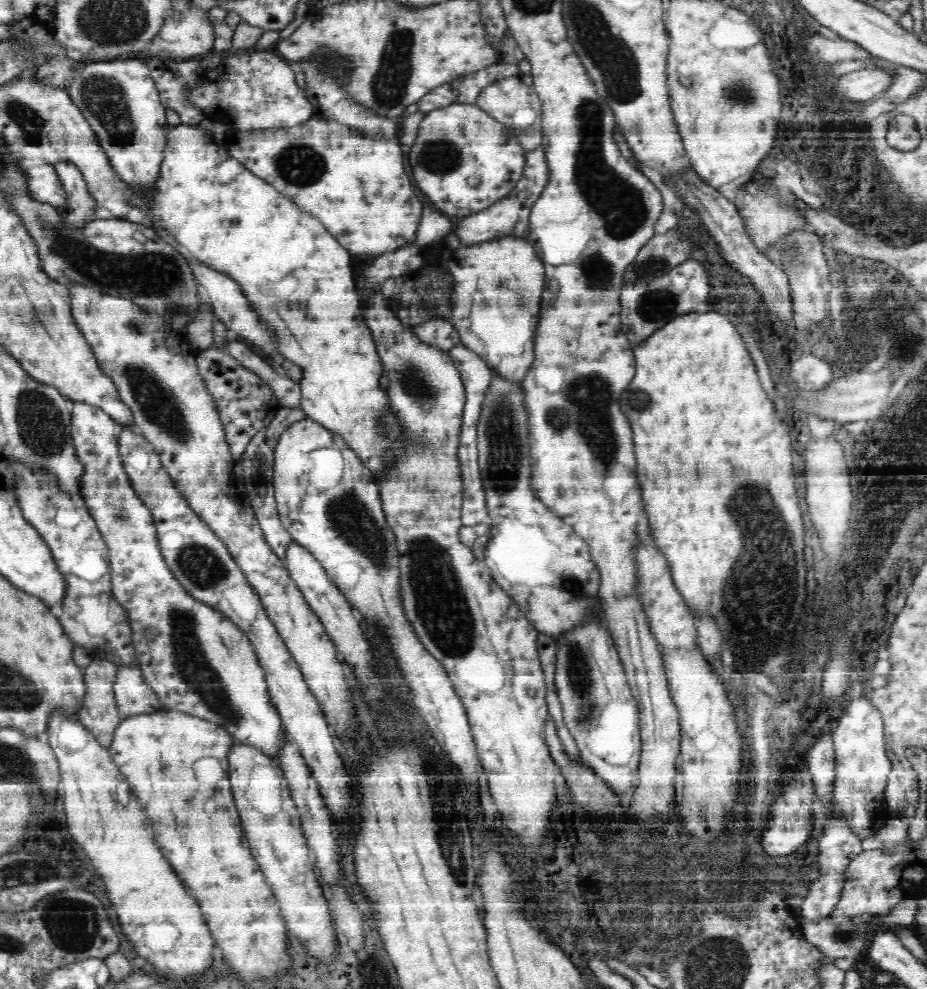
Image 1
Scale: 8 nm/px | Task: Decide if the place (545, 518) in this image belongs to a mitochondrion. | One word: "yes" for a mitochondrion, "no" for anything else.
no

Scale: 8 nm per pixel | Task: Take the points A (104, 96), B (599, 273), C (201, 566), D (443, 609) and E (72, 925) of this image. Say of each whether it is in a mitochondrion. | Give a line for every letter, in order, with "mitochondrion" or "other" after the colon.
A: mitochondrion
B: mitochondrion
C: mitochondrion
D: mitochondrion
E: mitochondrion

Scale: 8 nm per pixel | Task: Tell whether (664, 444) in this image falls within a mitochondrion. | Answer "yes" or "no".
no

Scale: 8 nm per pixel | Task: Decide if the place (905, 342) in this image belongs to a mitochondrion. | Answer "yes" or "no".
yes

